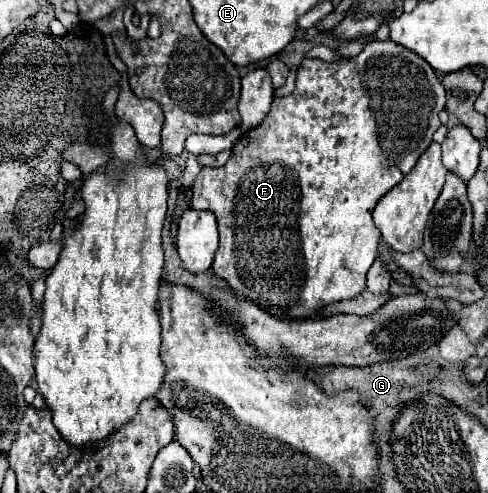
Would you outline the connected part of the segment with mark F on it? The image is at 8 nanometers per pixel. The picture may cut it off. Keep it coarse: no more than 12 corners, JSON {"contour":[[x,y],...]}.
{"contour":[[392,40],[304,60],[204,166],[212,272],[286,320],[366,290],[444,86]]}

